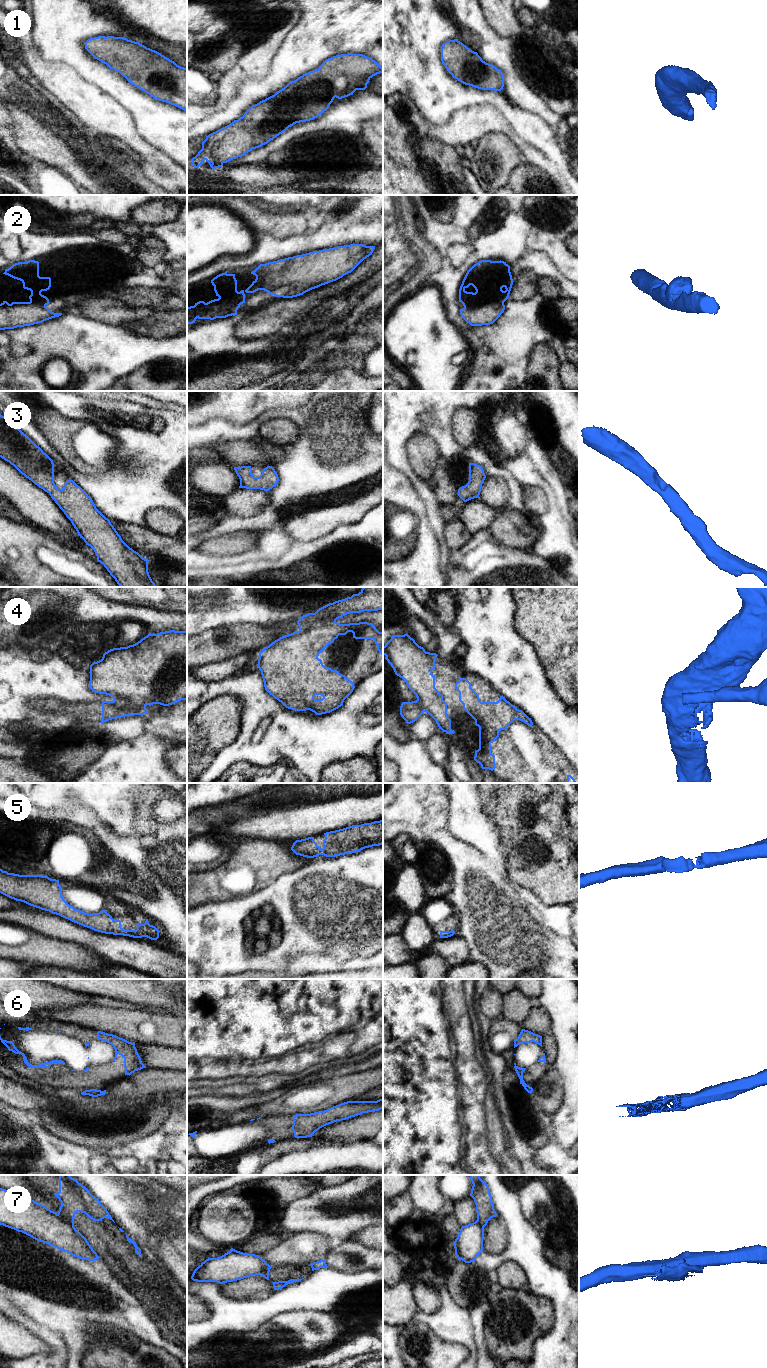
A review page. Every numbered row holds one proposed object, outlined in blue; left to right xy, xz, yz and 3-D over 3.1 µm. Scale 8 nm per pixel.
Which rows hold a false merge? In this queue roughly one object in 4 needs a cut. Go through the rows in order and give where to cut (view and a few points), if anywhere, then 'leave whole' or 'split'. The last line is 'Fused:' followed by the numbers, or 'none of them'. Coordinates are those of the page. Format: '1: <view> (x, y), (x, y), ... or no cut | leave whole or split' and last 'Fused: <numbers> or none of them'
1: no cut | leave whole
2: no cut | leave whole
3: no cut | leave whole
4: xz (335, 620), (311, 624), (299, 630) | split
5: no cut | leave whole
6: no cut | leave whole
7: xy (57, 1214), (73, 1225) | split
Fused: 4, 7

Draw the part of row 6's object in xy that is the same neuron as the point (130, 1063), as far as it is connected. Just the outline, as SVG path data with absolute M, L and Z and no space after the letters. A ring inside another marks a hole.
M101 1031L97 1032L97 1040L107 1042L113 1046L115 1049L115 1058L113 1061L116 1060L118 1054L124 1058L125 1075L130 1076L135 1071L146 1068L146 1066L141 1062L135 1043Z

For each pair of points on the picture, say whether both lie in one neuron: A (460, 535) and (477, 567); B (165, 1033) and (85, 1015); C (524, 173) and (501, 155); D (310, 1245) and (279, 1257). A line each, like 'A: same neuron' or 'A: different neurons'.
A: different neurons
B: same neuron
C: different neurons
D: same neuron

